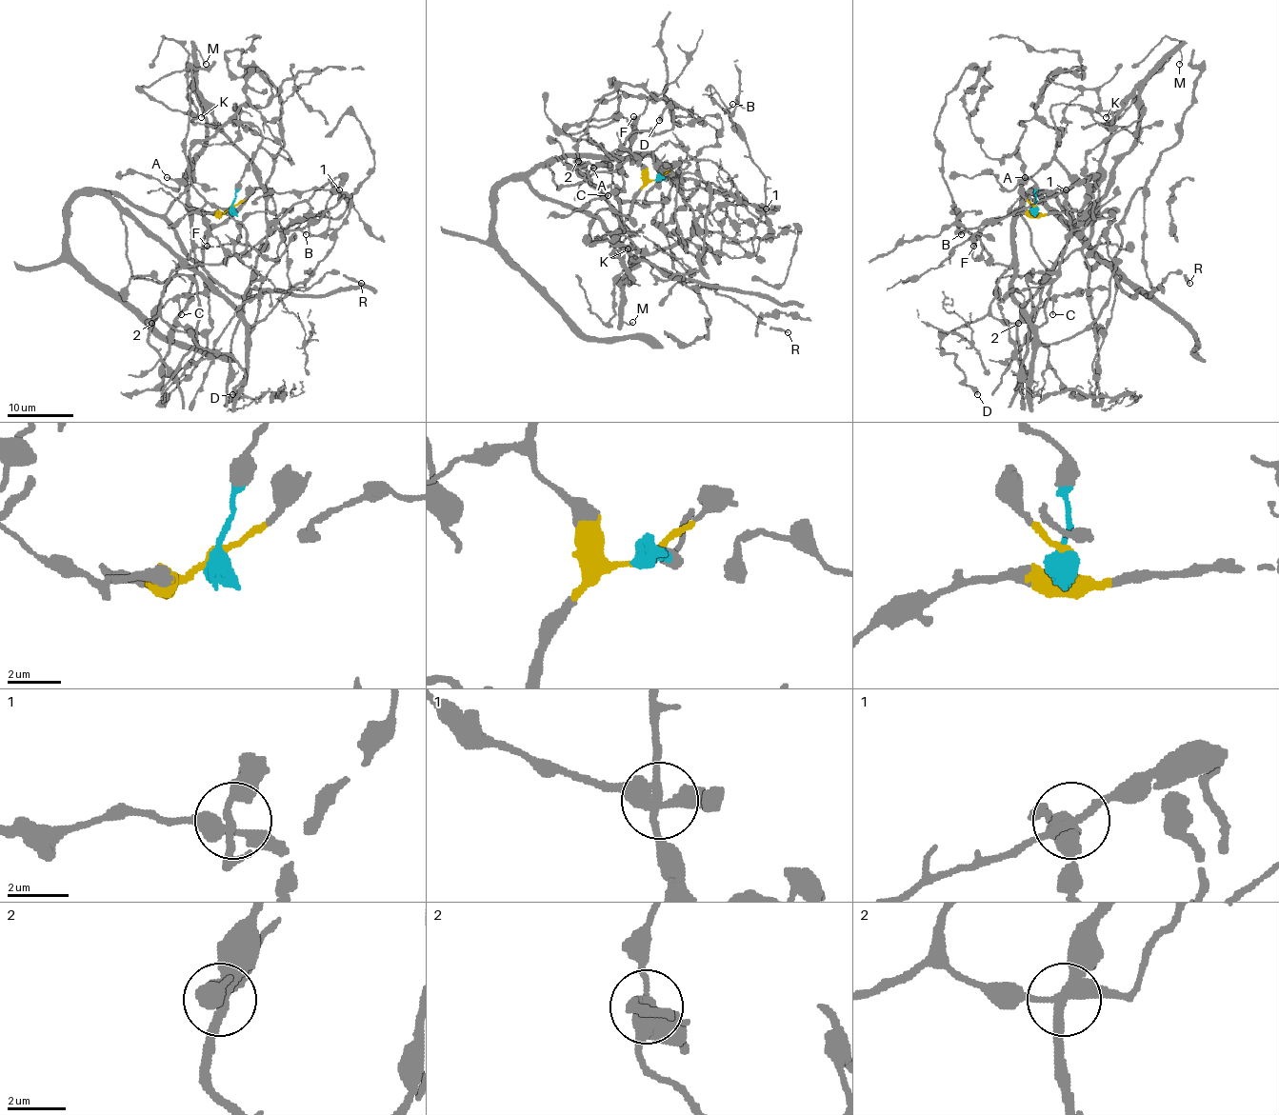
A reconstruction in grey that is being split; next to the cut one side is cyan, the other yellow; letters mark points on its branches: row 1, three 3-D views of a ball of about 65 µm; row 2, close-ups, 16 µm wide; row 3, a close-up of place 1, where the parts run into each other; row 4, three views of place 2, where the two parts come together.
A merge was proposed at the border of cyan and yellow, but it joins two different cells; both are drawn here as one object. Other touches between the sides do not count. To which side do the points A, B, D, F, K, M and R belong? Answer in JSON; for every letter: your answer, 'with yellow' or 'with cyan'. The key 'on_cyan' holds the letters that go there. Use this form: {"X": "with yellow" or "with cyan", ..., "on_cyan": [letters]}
{"A": "with cyan", "B": "with yellow", "D": "with cyan", "F": "with yellow", "K": "with yellow", "M": "with yellow", "R": "with cyan", "on_cyan": ["A", "D", "R"]}

